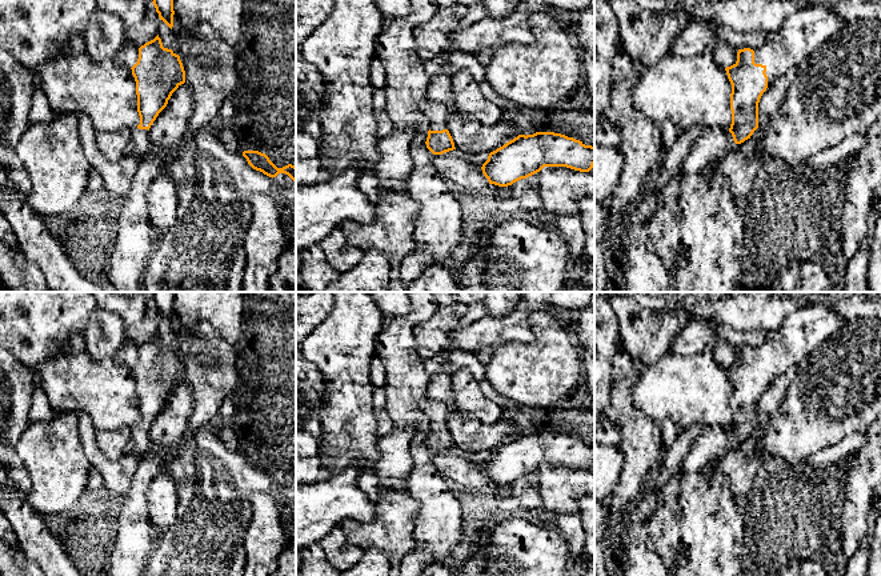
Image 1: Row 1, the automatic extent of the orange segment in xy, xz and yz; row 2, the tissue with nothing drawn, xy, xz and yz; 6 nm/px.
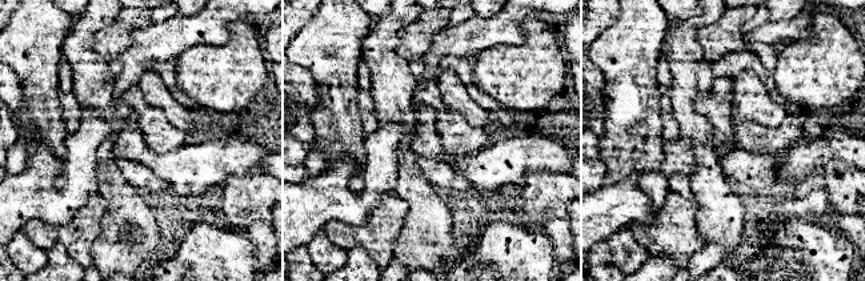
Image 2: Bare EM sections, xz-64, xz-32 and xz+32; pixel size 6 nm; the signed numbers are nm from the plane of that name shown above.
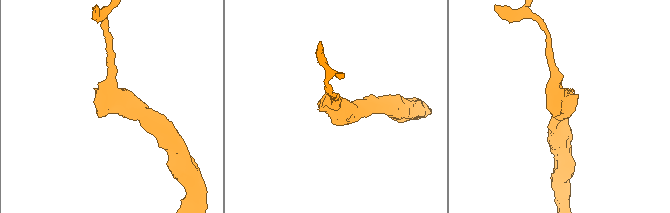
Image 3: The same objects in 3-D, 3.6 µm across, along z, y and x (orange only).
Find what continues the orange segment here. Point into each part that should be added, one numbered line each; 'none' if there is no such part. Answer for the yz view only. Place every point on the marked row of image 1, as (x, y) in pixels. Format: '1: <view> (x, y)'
1: yz (804, 32)
2: yz (715, 143)

